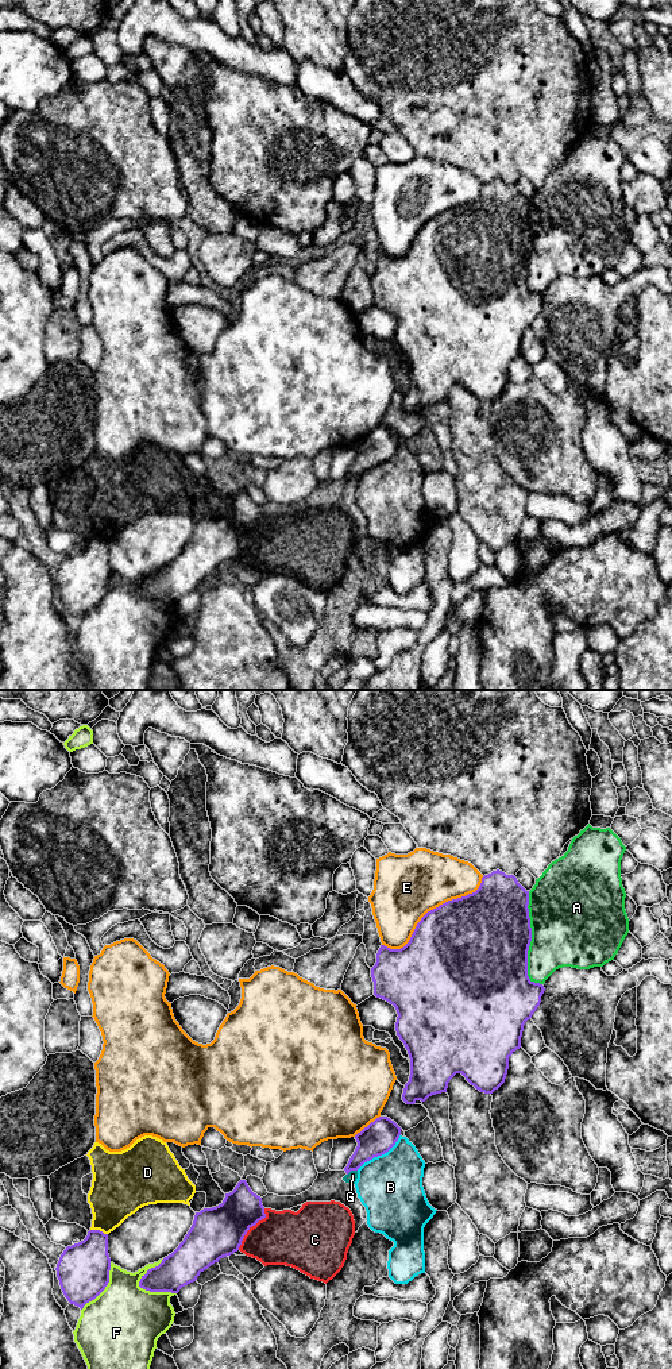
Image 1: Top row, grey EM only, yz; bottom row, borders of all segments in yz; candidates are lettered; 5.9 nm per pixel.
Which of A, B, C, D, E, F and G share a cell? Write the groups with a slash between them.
A / B / C D G / E / F

